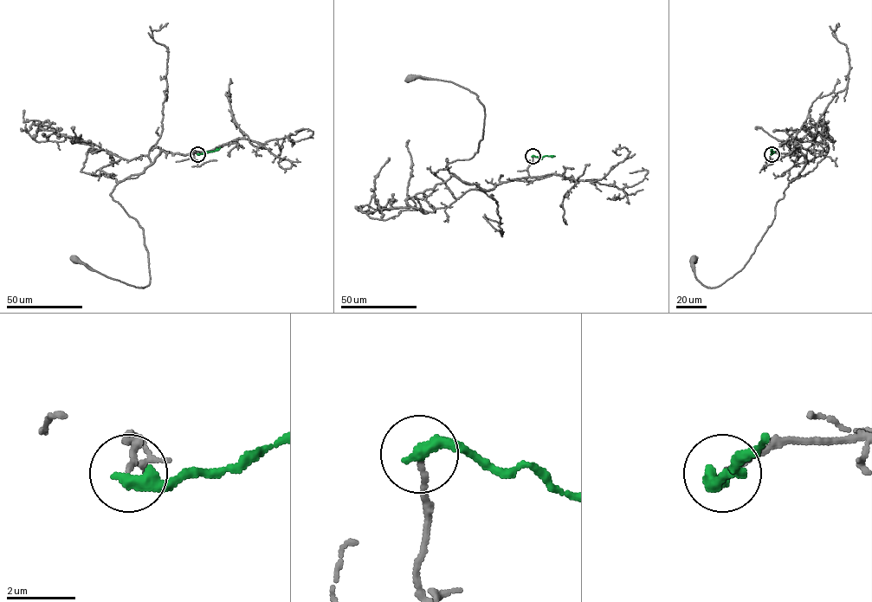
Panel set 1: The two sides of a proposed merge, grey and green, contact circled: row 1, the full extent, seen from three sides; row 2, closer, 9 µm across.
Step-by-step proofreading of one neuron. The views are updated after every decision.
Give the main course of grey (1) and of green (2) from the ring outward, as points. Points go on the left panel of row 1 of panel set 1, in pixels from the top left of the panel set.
1: (197, 153), (162, 151), (143, 172), (119, 183), (110, 194), (143, 230), (148, 285), (128, 285), (74, 260)
2: (197, 153), (220, 147)

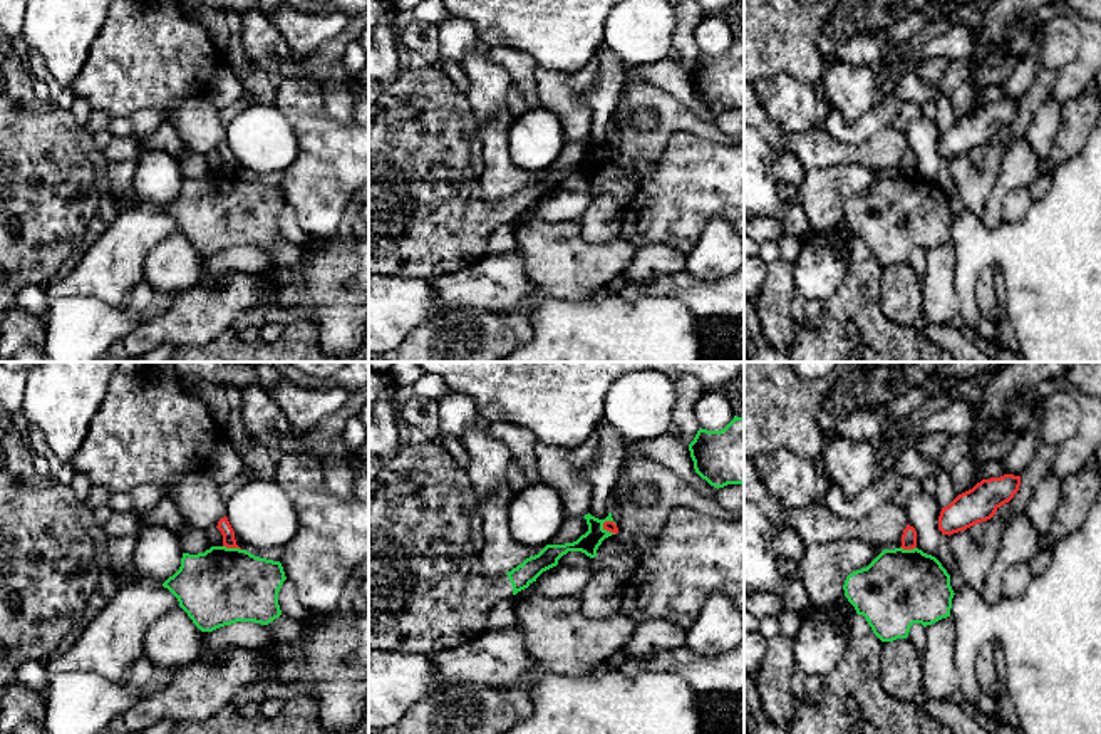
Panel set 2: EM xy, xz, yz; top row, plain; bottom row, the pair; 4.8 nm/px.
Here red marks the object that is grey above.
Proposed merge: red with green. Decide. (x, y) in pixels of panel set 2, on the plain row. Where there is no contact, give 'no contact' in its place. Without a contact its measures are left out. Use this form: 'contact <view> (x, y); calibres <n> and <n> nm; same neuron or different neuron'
contact xy (232, 171); calibres 60 and 360 nm; different neuron

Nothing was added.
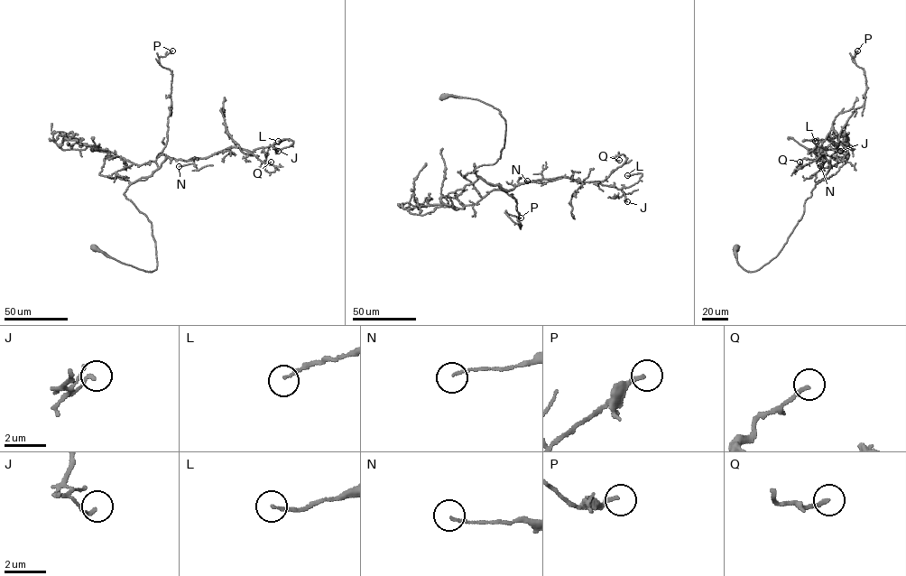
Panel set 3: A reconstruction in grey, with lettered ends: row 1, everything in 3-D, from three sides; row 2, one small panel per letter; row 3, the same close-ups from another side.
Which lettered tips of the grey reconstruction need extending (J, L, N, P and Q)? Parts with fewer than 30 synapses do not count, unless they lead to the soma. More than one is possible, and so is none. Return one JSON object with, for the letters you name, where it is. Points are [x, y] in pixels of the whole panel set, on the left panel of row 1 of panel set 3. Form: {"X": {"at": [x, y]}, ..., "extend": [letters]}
{"extend": []}

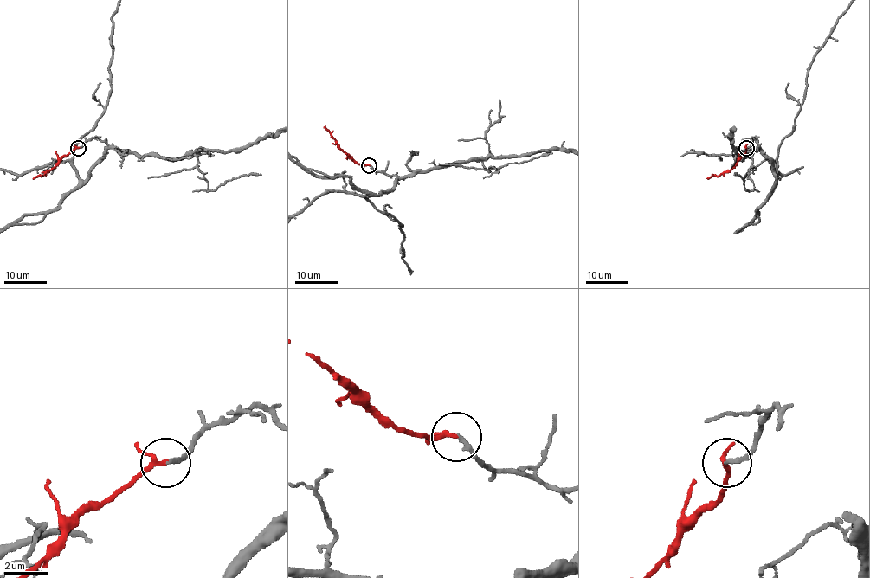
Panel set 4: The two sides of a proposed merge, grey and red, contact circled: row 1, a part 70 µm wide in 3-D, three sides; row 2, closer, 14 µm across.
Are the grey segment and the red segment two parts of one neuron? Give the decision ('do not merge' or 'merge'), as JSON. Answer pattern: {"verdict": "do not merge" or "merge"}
{"verdict": "merge"}

